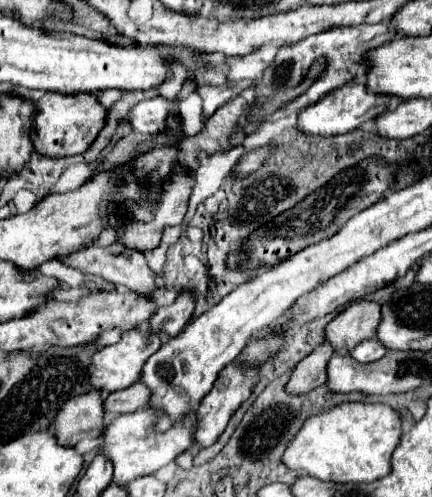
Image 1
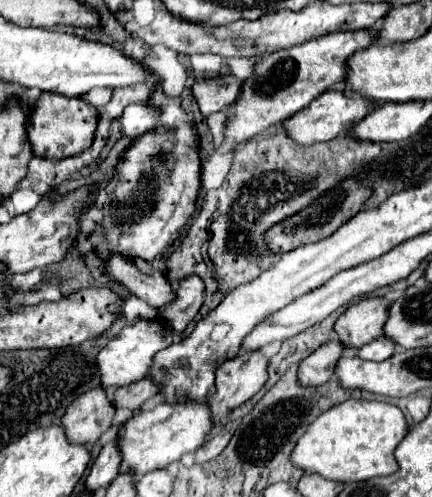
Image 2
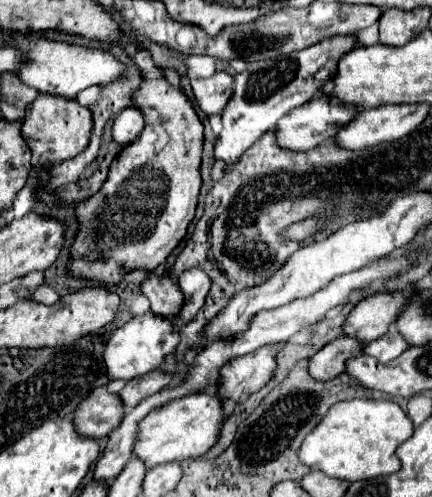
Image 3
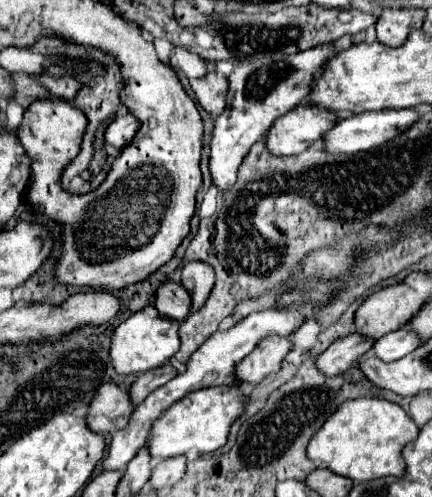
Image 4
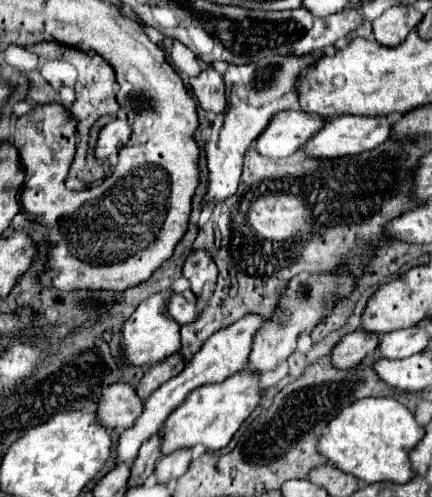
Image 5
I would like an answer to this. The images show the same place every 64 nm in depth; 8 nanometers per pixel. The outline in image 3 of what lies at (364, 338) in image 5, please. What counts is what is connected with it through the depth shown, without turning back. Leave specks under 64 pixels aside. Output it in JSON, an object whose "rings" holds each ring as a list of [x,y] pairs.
{"rings":[[[340,336],[340,340],[332,340],[318,354],[314,354],[310,358],[308,370],[320,382],[332,380],[332,378],[336,378],[338,374],[344,372],[346,360],[360,354],[362,348],[364,346],[358,340],[352,340],[350,336]]]}

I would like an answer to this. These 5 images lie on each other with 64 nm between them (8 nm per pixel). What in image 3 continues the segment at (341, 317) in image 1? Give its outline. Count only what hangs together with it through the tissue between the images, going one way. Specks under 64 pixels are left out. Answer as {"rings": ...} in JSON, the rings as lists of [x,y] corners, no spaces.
{"rings":[[[410,286],[406,294],[396,290],[366,296],[362,302],[358,302],[358,306],[354,306],[348,320],[344,322],[344,334],[360,340],[362,344],[384,336],[396,322],[396,316],[400,316],[400,308],[404,308],[412,292],[416,292],[416,286]]]}

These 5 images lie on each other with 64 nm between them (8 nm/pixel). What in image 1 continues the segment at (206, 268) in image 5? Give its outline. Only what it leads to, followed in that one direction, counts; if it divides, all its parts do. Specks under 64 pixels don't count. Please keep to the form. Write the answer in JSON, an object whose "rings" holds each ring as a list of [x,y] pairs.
{"rings":[[[180,292],[174,304],[160,306],[156,310],[156,314],[148,322],[148,328],[152,332],[168,332],[170,336],[176,336],[184,330],[184,326],[192,318],[194,306],[196,306],[196,298],[192,296],[192,292]]]}

